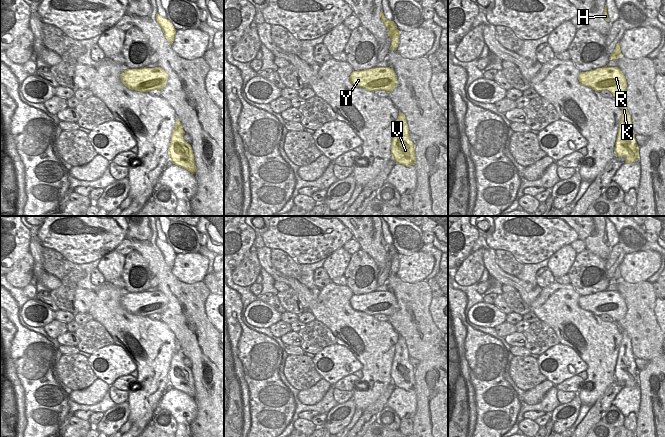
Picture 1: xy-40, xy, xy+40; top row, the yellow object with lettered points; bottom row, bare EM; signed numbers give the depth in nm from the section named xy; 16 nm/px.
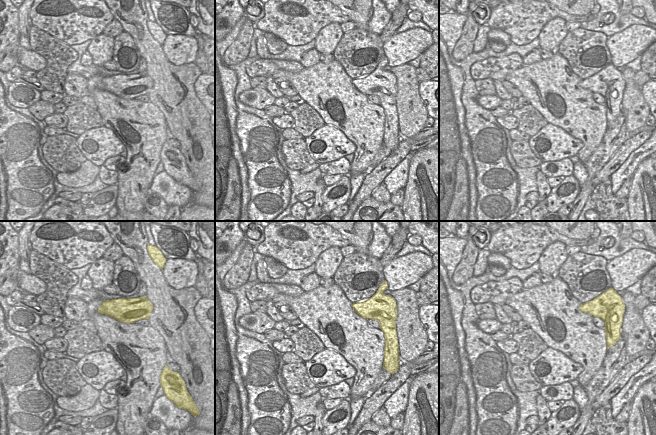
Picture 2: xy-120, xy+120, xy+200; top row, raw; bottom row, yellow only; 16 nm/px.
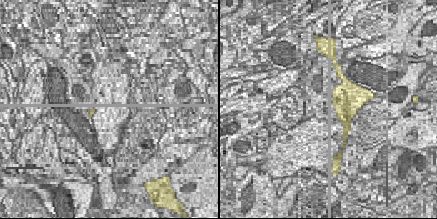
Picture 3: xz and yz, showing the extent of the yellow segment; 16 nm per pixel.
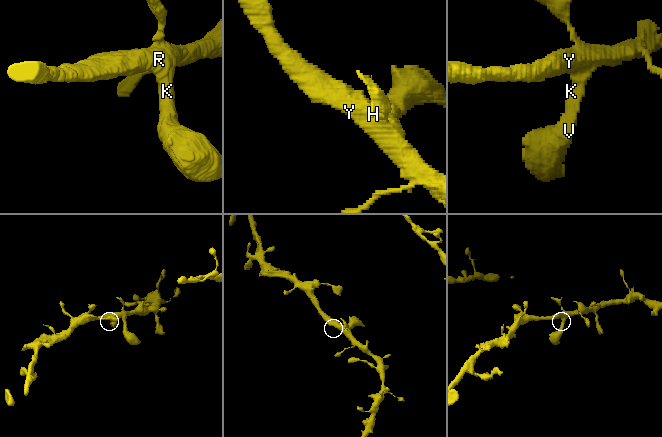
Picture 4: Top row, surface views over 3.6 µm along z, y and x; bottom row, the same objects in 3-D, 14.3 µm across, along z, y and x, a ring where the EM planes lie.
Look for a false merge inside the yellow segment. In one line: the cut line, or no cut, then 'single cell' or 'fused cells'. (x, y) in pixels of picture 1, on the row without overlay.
xy (391, 270), (396, 272) | fused cells

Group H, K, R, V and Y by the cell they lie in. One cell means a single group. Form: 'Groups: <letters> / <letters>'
Groups: H / K R V Y

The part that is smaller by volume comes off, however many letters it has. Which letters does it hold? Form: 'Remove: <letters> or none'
Remove: H

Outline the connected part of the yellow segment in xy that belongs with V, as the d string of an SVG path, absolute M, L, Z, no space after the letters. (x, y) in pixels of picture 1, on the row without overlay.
M399 335L395 346L395 355L391 367L391 377L393 384L406 391L415 389L415 369L409 362L409 352L406 341Z

